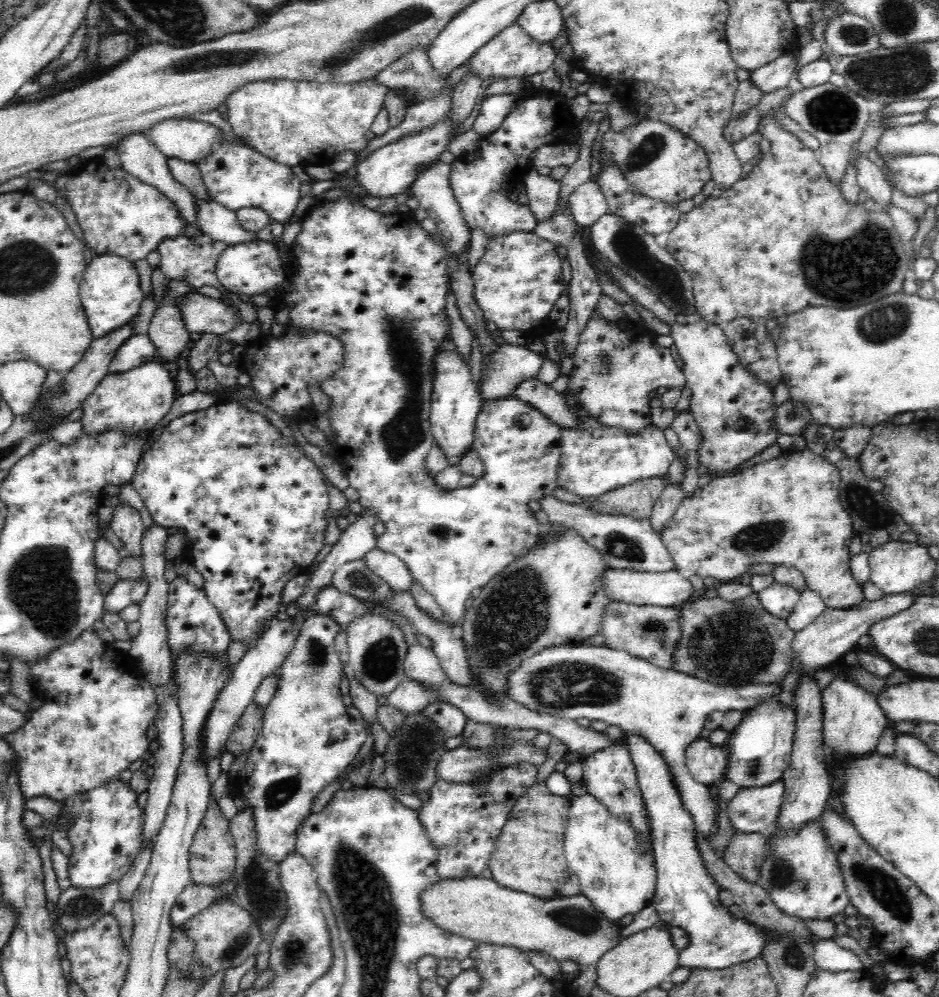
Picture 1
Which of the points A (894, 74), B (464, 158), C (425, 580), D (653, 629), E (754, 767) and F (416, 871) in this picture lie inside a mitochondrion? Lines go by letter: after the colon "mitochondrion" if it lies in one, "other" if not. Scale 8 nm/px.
A: mitochondrion
B: other
C: other
D: mitochondrion
E: mitochondrion
F: other

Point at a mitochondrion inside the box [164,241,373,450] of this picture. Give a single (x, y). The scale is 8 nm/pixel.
(324, 357)

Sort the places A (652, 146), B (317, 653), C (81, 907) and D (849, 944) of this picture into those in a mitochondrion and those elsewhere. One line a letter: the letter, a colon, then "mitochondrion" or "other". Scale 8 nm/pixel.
A: mitochondrion
B: mitochondrion
C: mitochondrion
D: other

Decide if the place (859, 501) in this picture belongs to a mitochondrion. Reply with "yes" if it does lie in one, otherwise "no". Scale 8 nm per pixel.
yes

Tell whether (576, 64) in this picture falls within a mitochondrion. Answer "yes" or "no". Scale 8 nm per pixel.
no

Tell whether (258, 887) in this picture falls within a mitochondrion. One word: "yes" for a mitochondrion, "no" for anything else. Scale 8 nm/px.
yes

